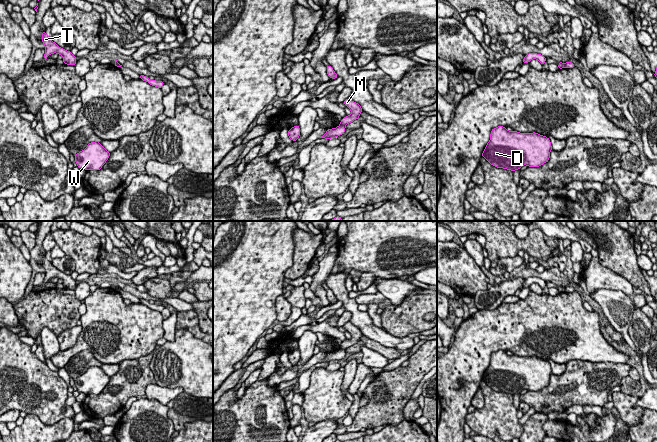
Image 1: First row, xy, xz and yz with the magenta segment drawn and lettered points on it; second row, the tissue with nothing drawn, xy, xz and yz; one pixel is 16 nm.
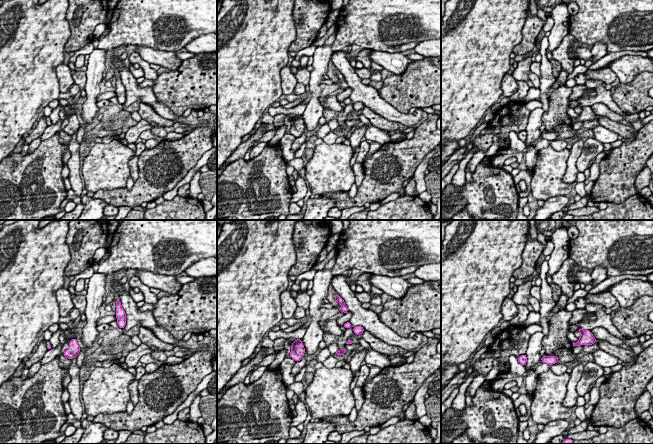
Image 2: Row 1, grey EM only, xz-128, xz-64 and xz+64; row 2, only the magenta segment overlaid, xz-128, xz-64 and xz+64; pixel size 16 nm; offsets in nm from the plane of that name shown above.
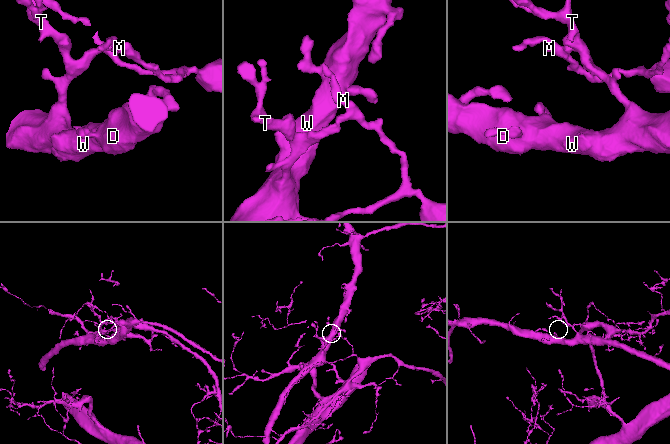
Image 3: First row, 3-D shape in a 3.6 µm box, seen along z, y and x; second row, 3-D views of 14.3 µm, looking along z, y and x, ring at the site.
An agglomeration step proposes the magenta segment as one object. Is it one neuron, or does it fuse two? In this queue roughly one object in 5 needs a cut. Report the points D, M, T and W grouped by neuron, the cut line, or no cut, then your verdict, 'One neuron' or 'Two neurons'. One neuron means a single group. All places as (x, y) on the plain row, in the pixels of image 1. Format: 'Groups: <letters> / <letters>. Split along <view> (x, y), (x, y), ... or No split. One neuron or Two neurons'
Groups: D T W / M. Split along xz (340, 348), (344, 350). Two neurons

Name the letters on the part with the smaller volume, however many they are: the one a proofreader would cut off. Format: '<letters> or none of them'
M

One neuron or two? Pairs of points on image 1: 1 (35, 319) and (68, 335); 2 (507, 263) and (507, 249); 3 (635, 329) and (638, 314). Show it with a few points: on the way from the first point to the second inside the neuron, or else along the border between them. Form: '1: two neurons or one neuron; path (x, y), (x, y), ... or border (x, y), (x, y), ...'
1: two neurons; border (76, 324), (63, 330), (57, 336)
2: two neurons; border (517, 254), (499, 259)
3: one neuron; path (638, 325), (638, 318)

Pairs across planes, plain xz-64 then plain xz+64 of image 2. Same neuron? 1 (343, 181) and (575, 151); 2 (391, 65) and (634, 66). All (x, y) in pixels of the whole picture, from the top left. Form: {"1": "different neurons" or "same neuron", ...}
{"1": "different neurons", "2": "same neuron"}

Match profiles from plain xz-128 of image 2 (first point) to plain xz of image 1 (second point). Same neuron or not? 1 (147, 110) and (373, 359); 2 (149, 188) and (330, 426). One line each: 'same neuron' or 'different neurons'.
1: different neurons
2: different neurons

